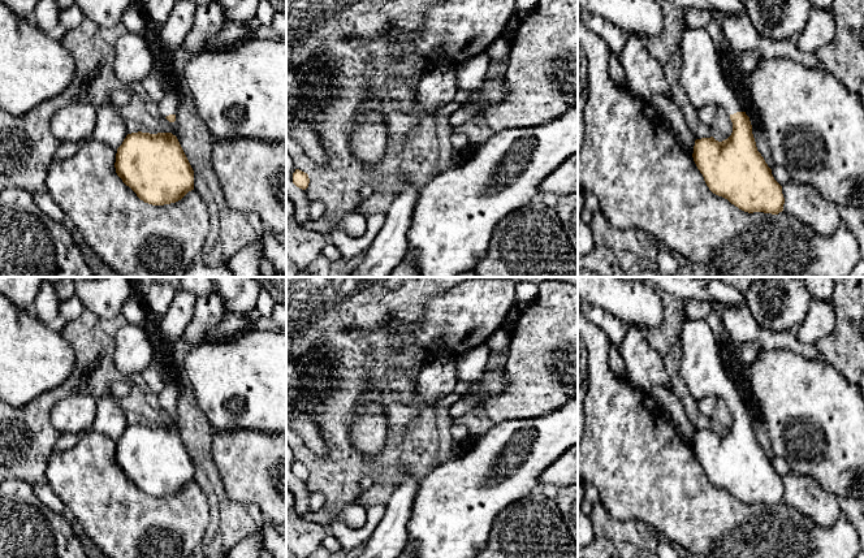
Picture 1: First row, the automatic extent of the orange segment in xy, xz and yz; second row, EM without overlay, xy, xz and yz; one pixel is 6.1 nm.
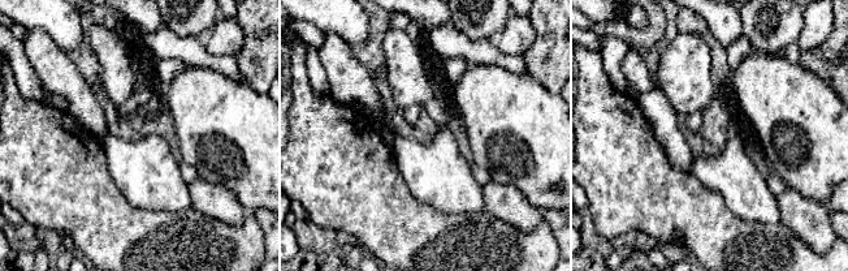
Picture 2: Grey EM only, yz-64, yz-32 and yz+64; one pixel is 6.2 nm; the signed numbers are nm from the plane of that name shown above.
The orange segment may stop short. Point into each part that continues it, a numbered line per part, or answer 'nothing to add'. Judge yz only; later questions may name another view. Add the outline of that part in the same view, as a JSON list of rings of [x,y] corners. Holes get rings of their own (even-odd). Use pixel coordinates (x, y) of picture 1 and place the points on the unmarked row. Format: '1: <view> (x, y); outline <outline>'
1: yz (702, 366); outline [[[684,319],[679,343],[679,373],[696,401],[716,395],[723,398],[729,407],[743,403],[740,393],[727,376],[725,355],[705,320]]]

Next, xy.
1: xy (169, 394); outline [[[164,381],[163,389],[159,393],[160,408],[176,406],[180,398],[180,385],[173,381]]]

